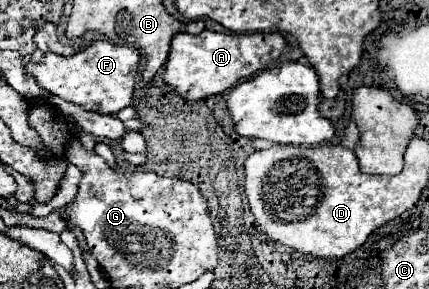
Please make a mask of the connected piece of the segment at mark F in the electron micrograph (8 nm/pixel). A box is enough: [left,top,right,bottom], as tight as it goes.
[26,41,140,115]

